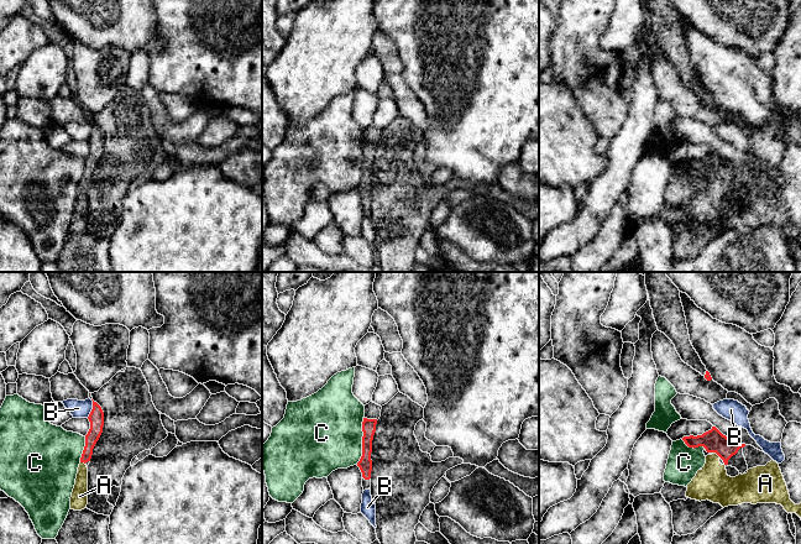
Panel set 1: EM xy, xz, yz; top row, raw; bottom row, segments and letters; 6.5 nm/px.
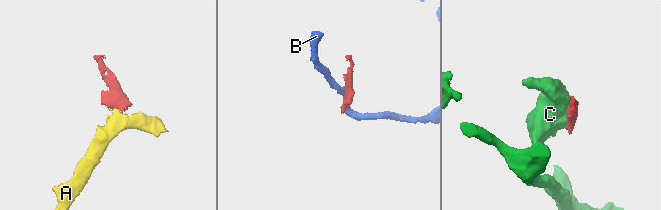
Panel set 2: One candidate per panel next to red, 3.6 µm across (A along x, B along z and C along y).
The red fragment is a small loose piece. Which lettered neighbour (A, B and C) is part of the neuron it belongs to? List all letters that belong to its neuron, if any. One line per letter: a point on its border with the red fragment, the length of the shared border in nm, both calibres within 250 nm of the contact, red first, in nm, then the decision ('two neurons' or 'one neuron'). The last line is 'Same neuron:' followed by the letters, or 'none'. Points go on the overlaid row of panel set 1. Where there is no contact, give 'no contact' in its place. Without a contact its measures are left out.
A: meets red in xy at (83, 461); contact 40 nm long; 90 nm thick on the red side, 110 nm on the other; one neuron
B: meets red in xy at (93, 408); contact 120 nm long; 100 nm thick on the red side, 110 nm on the other; two neurons
C: meets red in xz at (362, 442); contact 300 nm long; 100 nm thick on the red side, 480 nm on the other; two neurons
Same neuron: A

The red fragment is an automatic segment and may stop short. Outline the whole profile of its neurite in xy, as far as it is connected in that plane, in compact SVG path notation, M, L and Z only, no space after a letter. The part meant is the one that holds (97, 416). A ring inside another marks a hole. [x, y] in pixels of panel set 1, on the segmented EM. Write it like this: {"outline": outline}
{"outline": "M93 401L93 409L88 417L90 429L85 435L85 446L80 457L75 485L70 497L70 509L82 511L88 504L88 467L87 462L90 461L93 449L99 440L104 427L104 412L101 407Z"}

